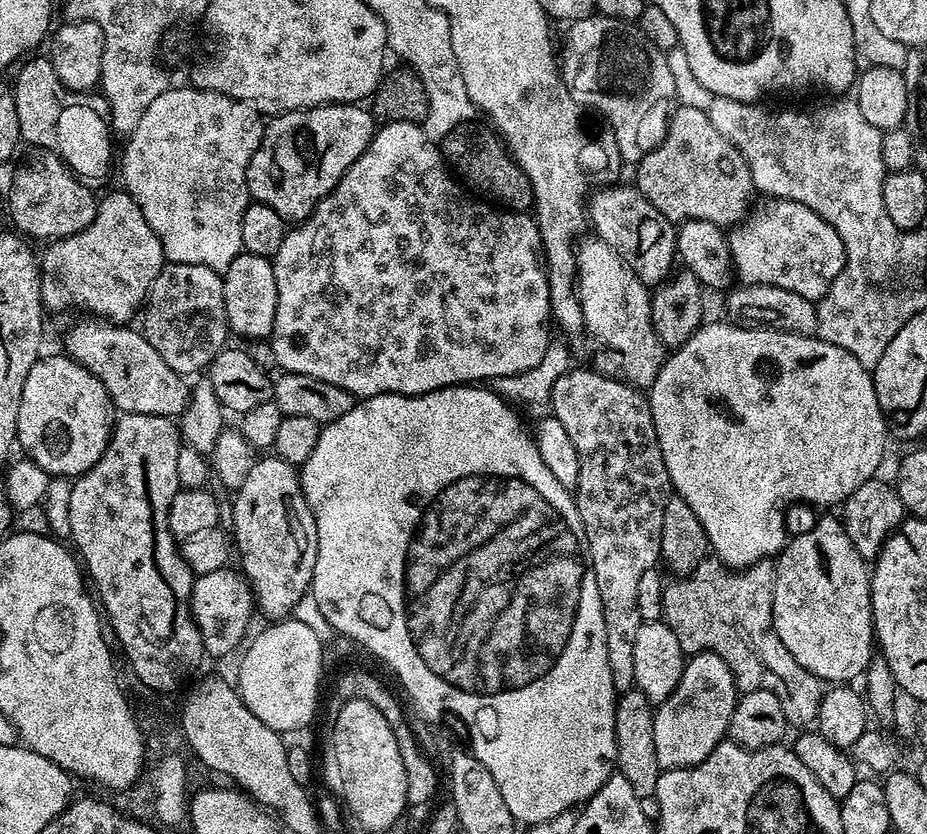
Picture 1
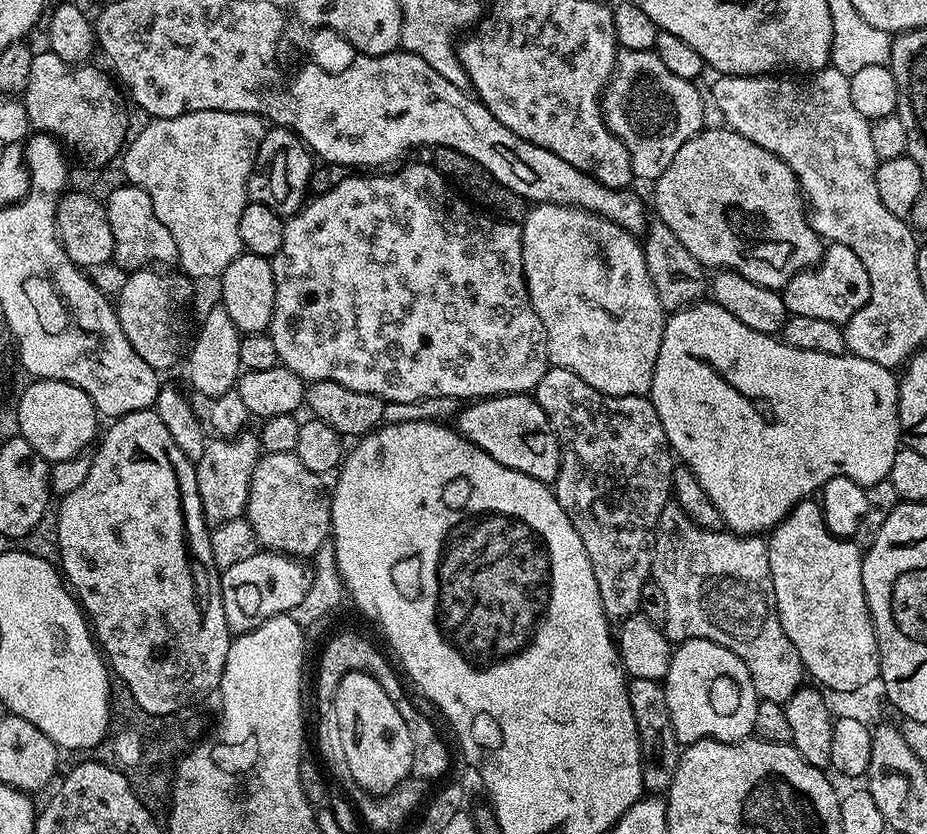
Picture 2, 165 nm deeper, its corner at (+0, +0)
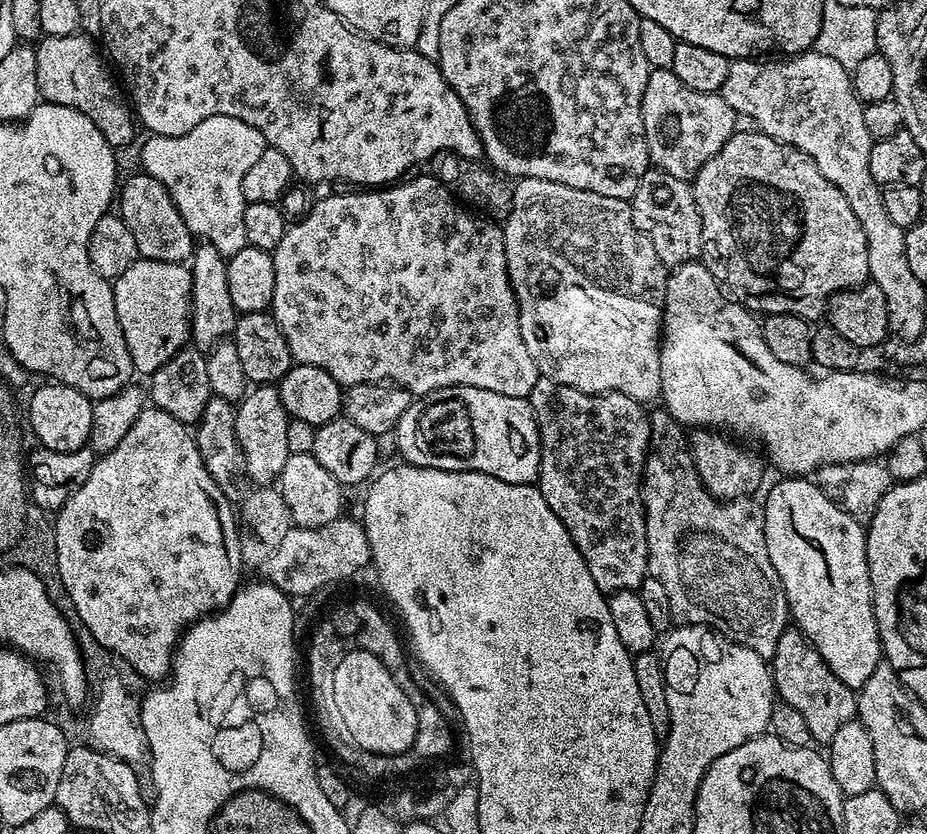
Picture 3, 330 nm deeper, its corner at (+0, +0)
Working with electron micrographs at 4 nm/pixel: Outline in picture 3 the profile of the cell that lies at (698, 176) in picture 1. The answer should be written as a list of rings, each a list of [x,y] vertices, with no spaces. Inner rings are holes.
[[[759,130],[754,132],[735,131],[726,142],[726,146],[722,146],[722,150],[718,150],[718,154],[714,154],[714,158],[707,160],[696,171],[690,183],[694,202],[698,206],[698,214],[702,218],[702,262],[708,267],[717,284],[727,289],[749,312],[763,314],[765,317],[796,315],[800,319],[812,322],[815,321],[814,318],[819,312],[821,315],[825,311],[833,294],[847,292],[849,288],[859,288],[869,279],[868,251],[864,245],[864,235],[860,229],[860,223],[854,218],[854,210],[850,210],[850,202],[846,202],[846,198],[842,198],[838,186],[834,186],[834,182],[830,182],[824,177],[822,170],[818,170],[818,166],[814,166],[812,159],[806,154],[802,154],[802,150],[778,142]]]

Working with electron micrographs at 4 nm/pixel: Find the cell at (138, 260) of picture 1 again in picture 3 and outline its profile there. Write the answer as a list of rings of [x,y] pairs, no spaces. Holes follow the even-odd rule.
[[[129,175],[118,188],[118,215],[134,234],[137,253],[145,260],[183,264],[194,251],[192,231],[182,222],[182,214],[174,206],[168,191],[153,176]]]

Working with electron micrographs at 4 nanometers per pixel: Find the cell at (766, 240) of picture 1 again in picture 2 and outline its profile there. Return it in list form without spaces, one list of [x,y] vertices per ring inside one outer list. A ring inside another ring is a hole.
[[[829,243],[819,264],[805,268],[782,289],[788,314],[804,318],[826,318],[841,326],[870,298],[870,274],[850,246]]]

